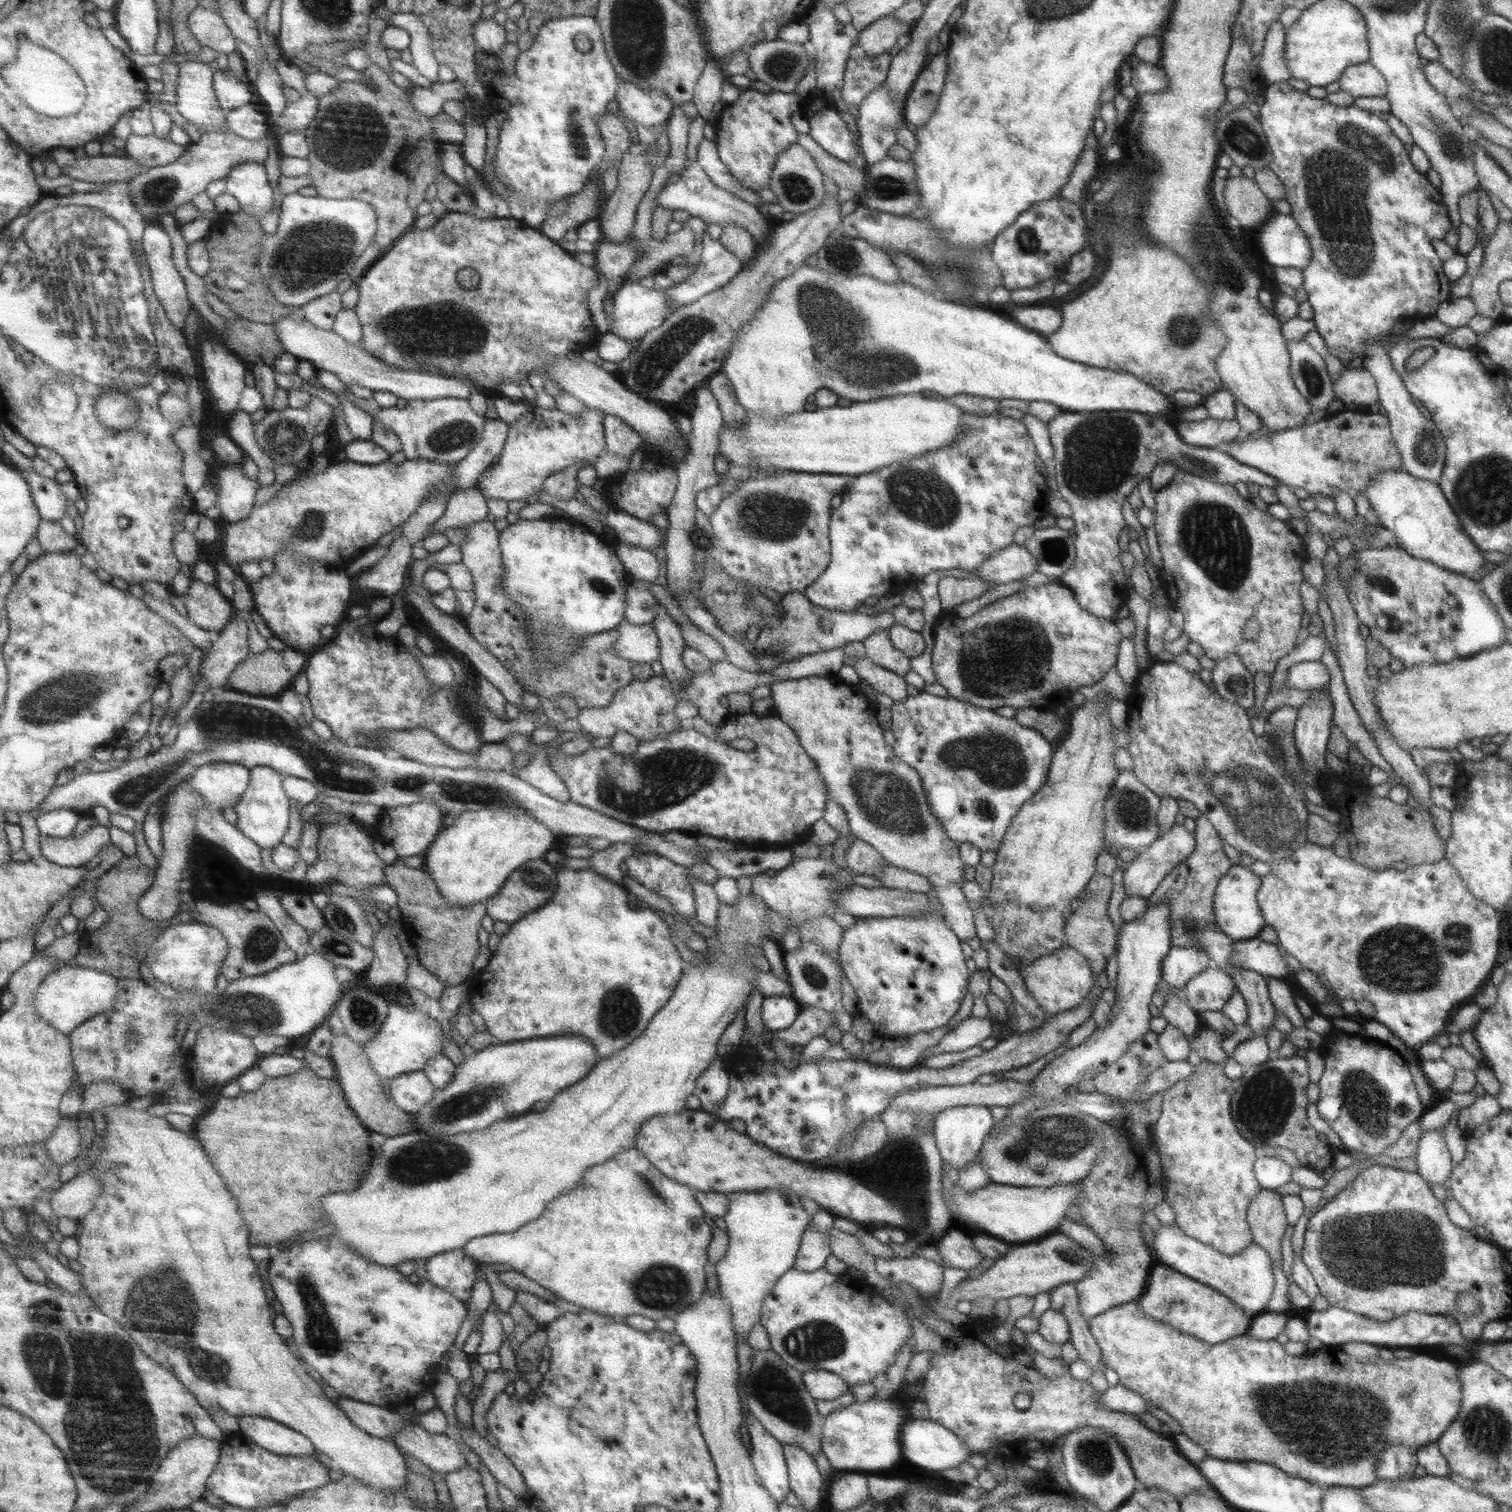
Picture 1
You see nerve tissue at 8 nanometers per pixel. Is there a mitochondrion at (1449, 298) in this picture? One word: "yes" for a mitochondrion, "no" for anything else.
no

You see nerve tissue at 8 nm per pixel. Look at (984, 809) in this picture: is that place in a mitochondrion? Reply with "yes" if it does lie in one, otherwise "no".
yes

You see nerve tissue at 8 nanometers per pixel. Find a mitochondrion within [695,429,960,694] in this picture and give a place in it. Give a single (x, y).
(777, 518)

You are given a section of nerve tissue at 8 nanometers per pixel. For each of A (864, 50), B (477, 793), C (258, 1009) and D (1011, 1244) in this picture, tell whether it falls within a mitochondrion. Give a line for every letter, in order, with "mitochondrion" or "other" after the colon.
A: other
B: mitochondrion
C: mitochondrion
D: other

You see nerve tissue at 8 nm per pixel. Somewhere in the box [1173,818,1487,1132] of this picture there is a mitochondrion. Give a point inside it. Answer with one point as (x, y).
(1398, 959)

